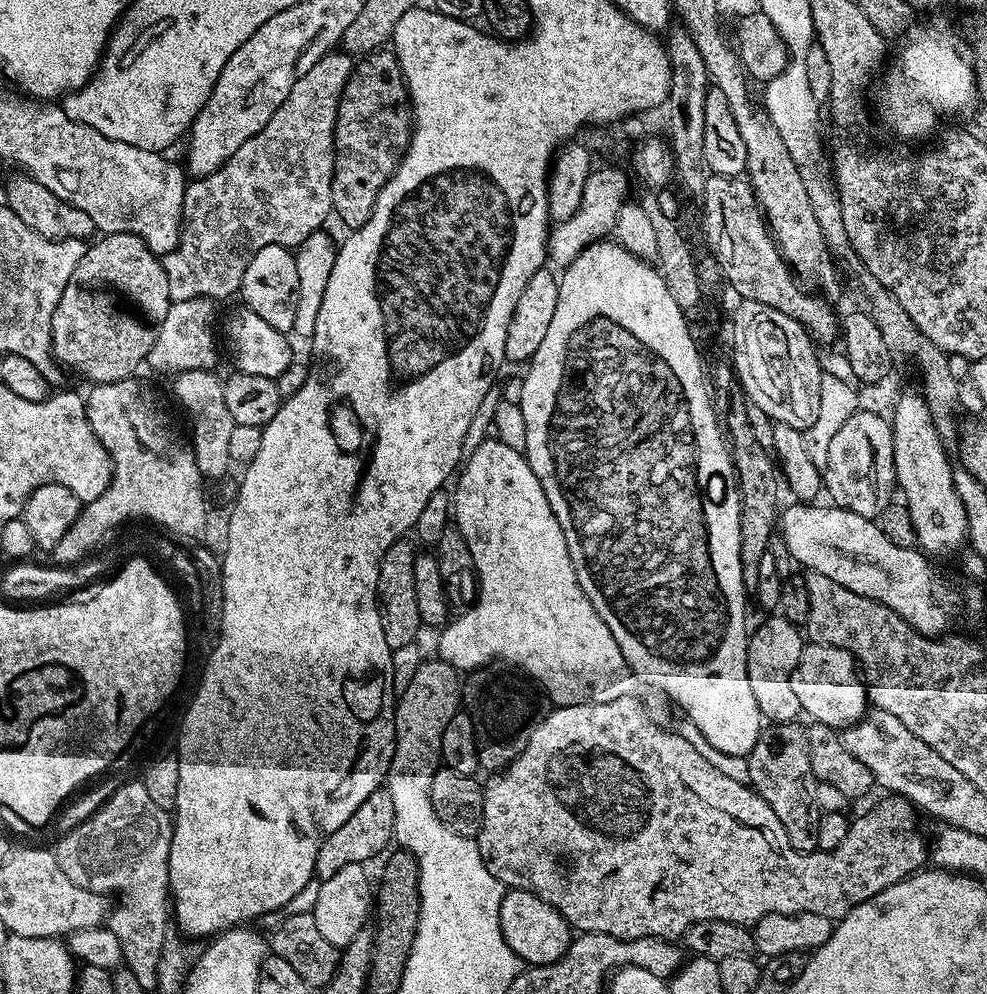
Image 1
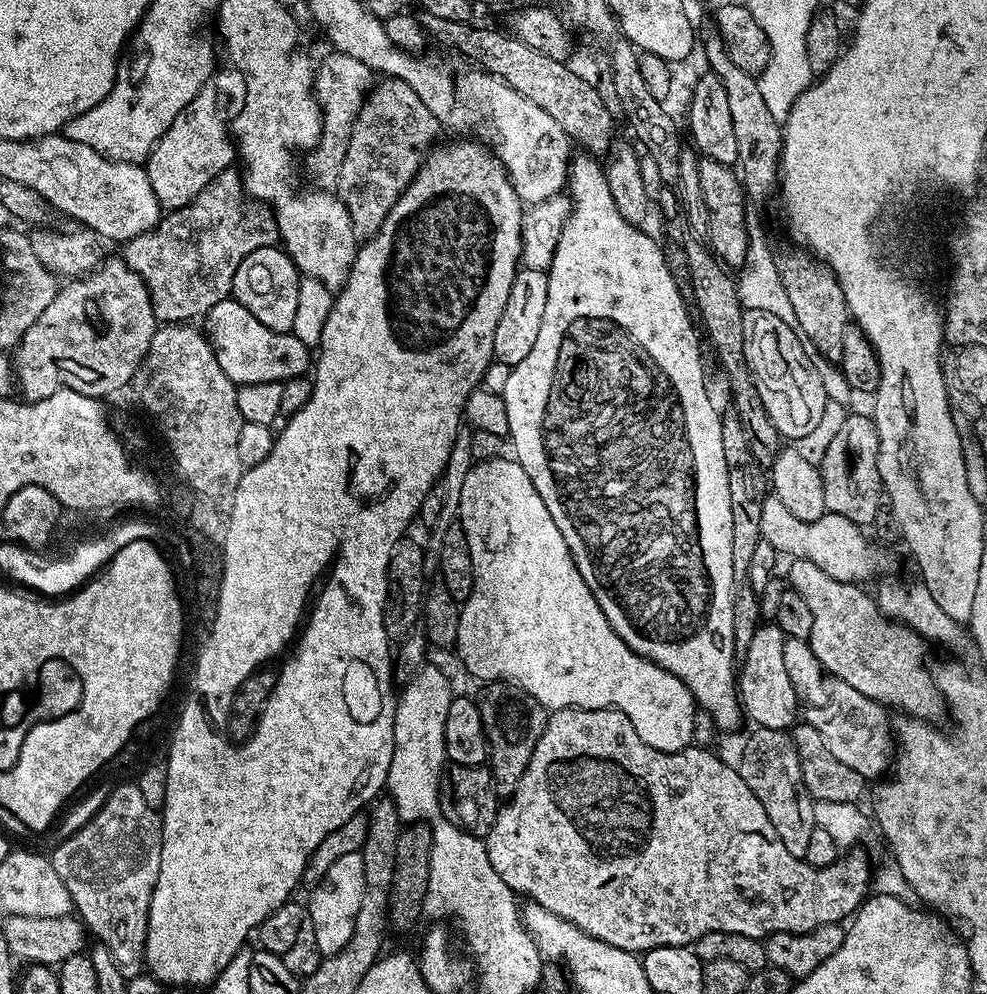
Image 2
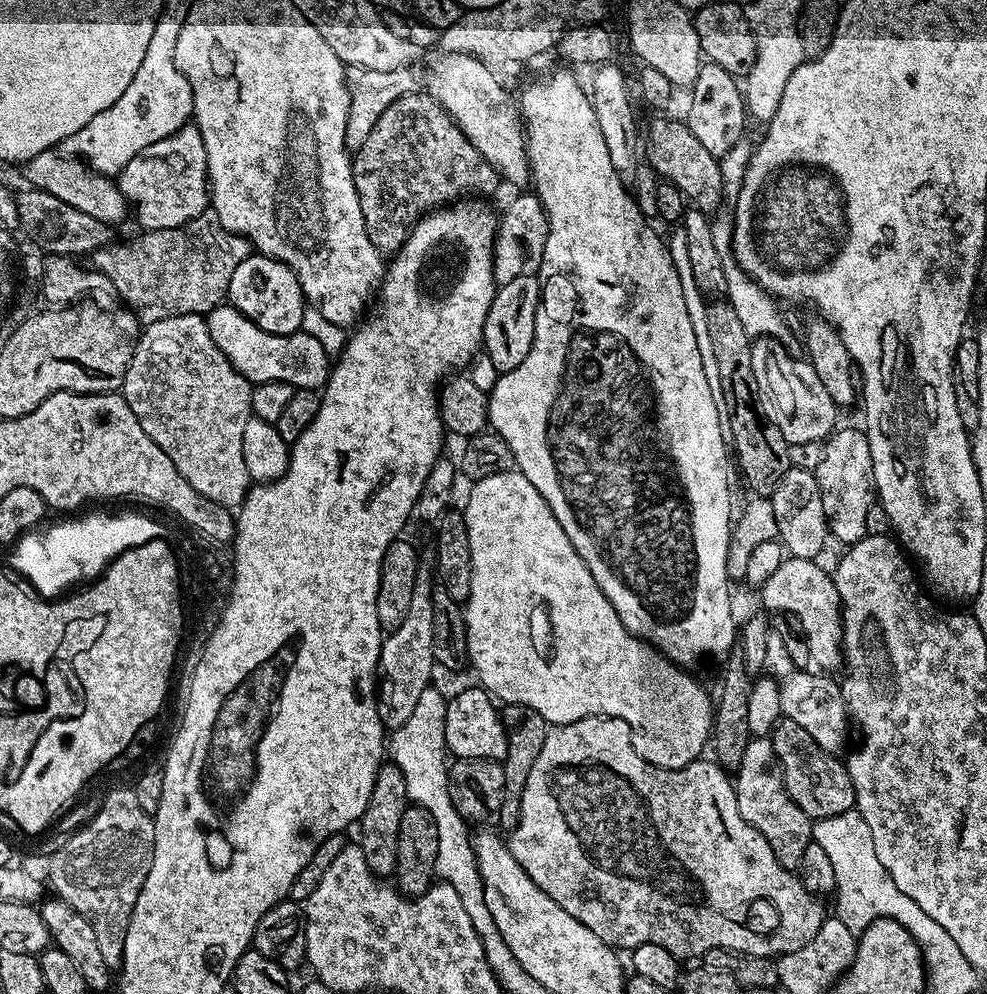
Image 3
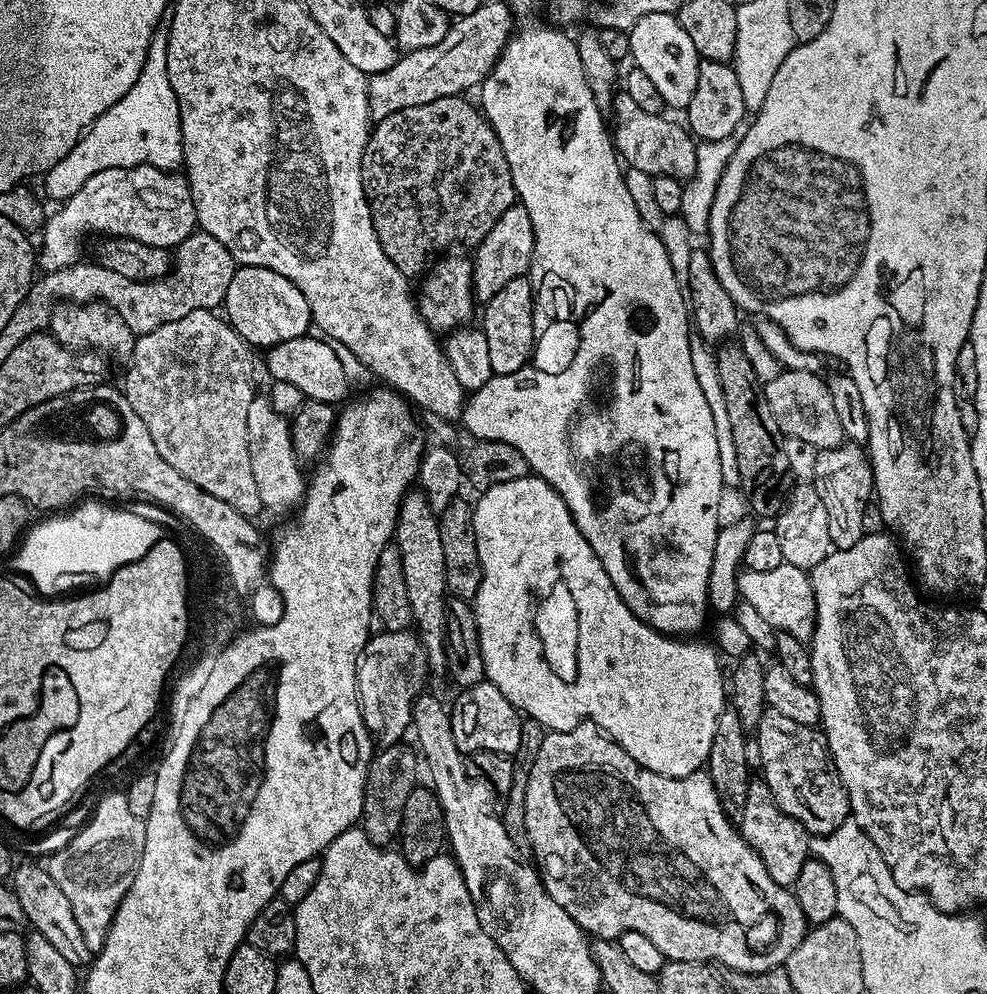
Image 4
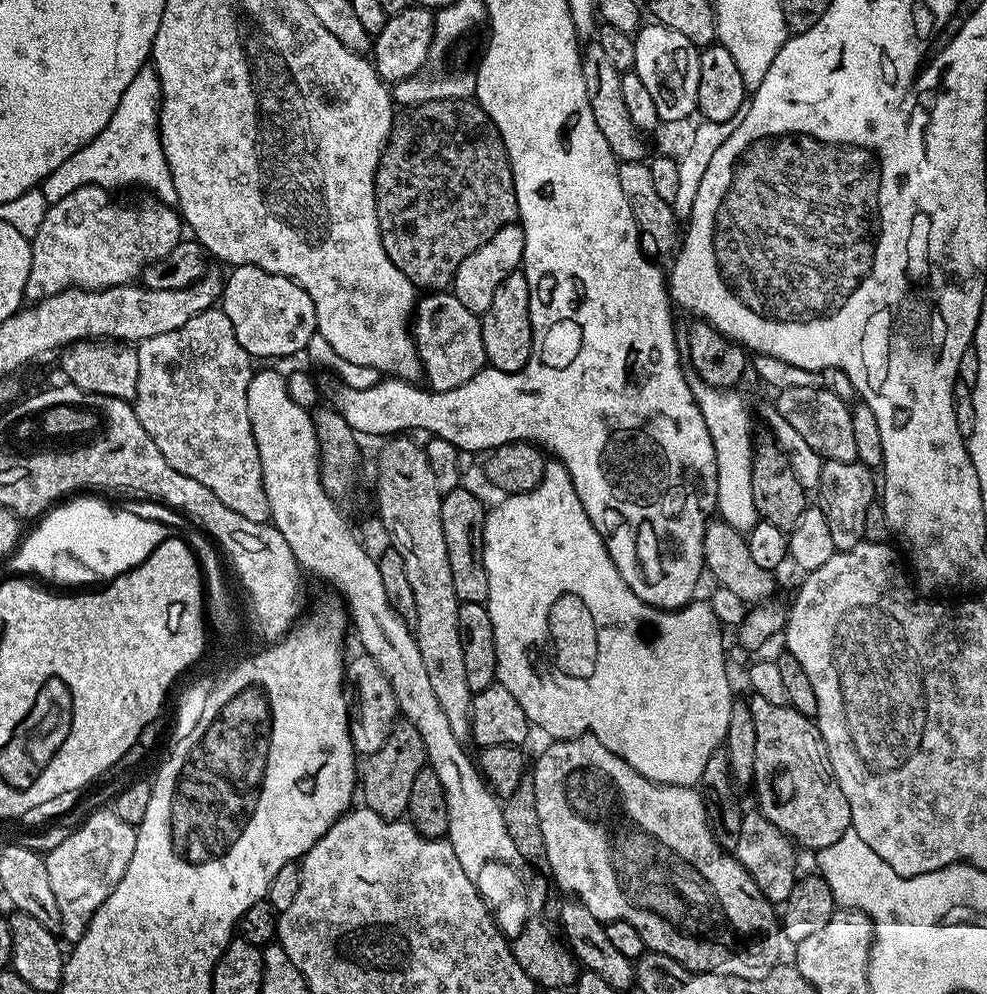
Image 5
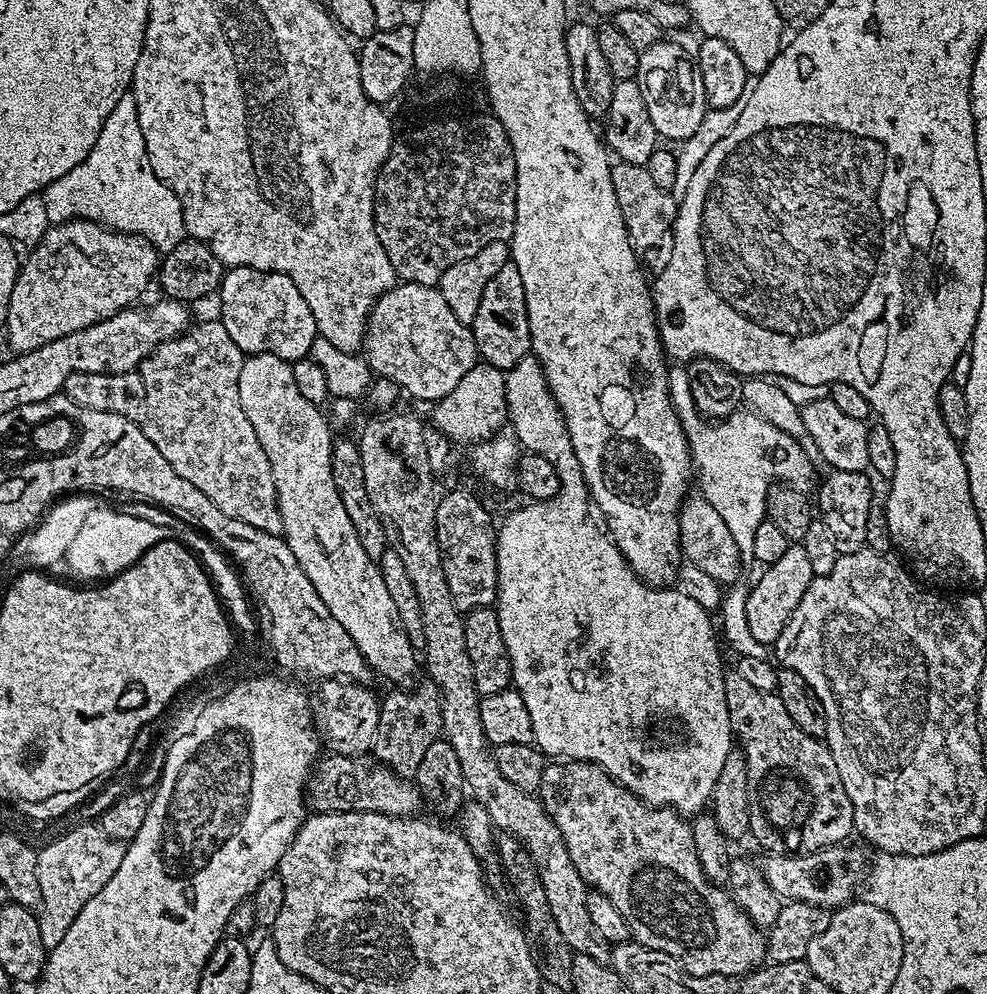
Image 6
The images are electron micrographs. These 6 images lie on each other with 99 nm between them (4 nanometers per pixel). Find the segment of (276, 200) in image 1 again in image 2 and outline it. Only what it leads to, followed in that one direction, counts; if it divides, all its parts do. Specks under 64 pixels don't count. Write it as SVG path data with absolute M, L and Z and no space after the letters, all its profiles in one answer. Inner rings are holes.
M335 50L329 51L329 53L321 64L319 61L315 65L316 100L320 103L320 112L324 115L324 121L320 141L316 143L316 147L310 153L312 176L317 180L315 183L324 190L331 189L337 178L340 177L352 127L362 110L365 96L374 87L374 73L370 66L366 66L366 62L358 62L358 58L350 58L350 54L342 54ZM235 167L227 168L186 207L169 211L152 231L138 234L123 245L122 258L146 282L152 295L152 309L161 325L192 322L195 316L207 316L215 304L229 299L234 274L238 266L242 266L242 258L280 240L275 215L265 205L246 198L241 173L236 171Z

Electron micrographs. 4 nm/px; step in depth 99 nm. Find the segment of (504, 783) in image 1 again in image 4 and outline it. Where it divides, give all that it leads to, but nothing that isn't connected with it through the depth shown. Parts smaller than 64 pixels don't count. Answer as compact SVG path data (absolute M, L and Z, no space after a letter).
M585 722L561 732L545 731L542 747L534 758L534 766L530 766L530 782L526 782L526 834L530 856L539 871L544 889L589 937L616 940L624 932L638 930L638 934L650 938L650 942L662 950L665 961L702 964L717 960L717 965L739 972L765 972L781 967L810 931L808 919L802 914L802 906L798 906L796 901L795 891L778 886L778 882L766 874L762 858L758 858L756 851L740 835L737 825L722 810L718 790L714 790L714 782L710 782L707 771L686 774L682 778L654 774L654 770L646 770L646 766L634 762L634 758L622 750L620 743L611 740L594 722Z

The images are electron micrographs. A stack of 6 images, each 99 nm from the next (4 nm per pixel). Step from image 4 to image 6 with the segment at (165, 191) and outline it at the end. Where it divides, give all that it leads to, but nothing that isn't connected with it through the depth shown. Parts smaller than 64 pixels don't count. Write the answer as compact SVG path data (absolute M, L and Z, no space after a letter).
M68 220L64 224L51 226L44 237L27 254L29 256L23 259L20 273L14 282L14 290L10 293L10 306L8 307L8 322L6 325L8 344L13 348L11 351L16 354L38 350L42 346L46 346L46 342L54 342L66 334L74 334L86 326L94 326L98 322L110 319L115 312L121 312L124 308L133 307L139 301L136 299L147 290L148 283L151 280L153 283L162 259L161 253L157 252L155 246L146 238L135 236L133 232L117 232L114 228L106 228L103 224L94 223L92 220Z

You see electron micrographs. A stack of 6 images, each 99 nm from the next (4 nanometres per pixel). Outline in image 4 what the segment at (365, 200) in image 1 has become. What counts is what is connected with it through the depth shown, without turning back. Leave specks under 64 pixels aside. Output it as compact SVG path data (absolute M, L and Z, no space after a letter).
M463 95L438 98L434 102L426 102L426 106L410 106L406 110L398 110L386 118L375 121L371 129L368 145L362 154L364 193L368 195L374 230L378 234L378 242L382 242L382 250L386 250L386 258L390 258L390 262L394 262L394 266L398 266L398 270L402 270L402 274L409 278L419 277L429 261L441 250L455 249L452 248L455 244L469 244L469 246L479 244L482 238L486 238L486 234L490 234L490 230L494 230L498 218L502 218L502 214L506 214L506 210L510 210L512 205L517 203L514 182L510 178L510 166L498 142L498 134L492 129L492 124L485 118L483 111L473 101L472 104Z

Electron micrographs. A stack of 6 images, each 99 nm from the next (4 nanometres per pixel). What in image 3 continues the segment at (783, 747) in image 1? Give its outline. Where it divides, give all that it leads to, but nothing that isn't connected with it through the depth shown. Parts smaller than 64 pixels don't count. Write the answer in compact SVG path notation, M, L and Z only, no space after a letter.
M753 738L746 746L746 754L742 754L742 762L734 773L738 810L742 818L754 826L766 842L770 842L770 850L783 868L799 869L802 854L806 846L814 840L814 821L803 812L790 798L784 781L784 771L780 765L778 754L774 754L771 739Z

